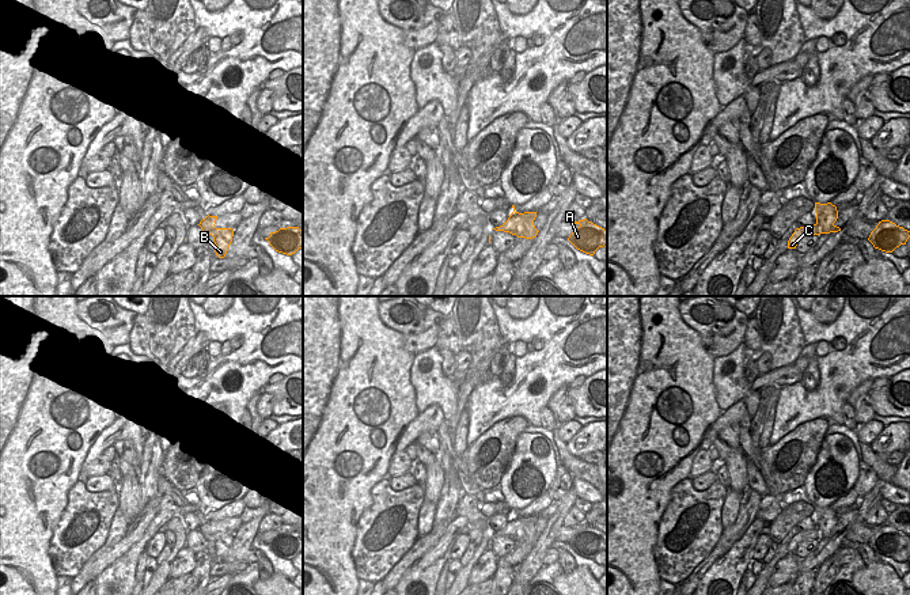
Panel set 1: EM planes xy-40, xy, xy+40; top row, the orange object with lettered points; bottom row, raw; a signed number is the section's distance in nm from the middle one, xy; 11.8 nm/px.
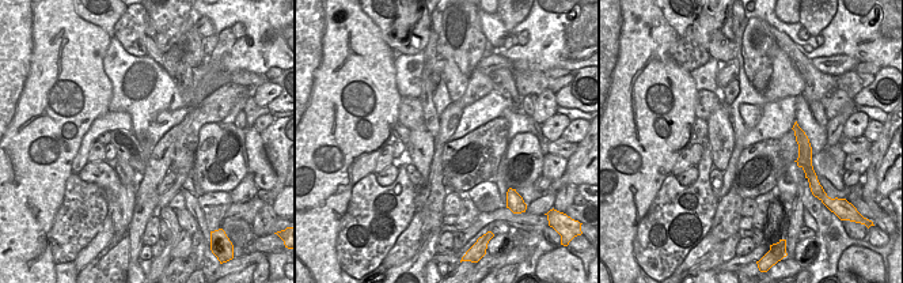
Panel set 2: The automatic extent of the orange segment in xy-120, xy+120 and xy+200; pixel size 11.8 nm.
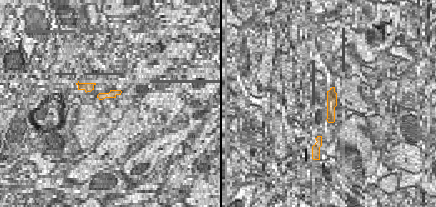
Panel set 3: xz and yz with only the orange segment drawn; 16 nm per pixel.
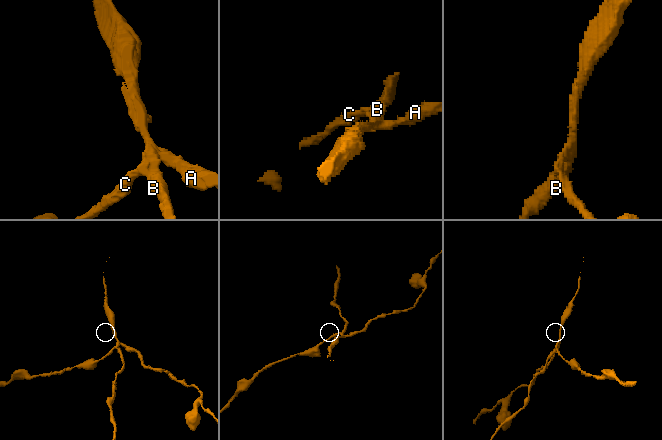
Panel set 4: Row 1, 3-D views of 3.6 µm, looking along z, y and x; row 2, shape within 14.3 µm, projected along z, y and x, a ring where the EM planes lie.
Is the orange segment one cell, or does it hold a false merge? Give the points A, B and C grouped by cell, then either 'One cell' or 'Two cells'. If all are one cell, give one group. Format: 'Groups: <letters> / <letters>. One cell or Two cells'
Groups: A / B C. Two cells.

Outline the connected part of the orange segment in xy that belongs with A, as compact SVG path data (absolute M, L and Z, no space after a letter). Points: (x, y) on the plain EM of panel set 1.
M587 523L575 526L579 531L568 545L580 556L594 560L599 552L607 550L607 535Z

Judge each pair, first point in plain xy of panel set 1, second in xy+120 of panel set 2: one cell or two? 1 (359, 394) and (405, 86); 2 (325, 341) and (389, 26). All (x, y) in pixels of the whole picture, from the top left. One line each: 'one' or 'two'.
1: two
2: two

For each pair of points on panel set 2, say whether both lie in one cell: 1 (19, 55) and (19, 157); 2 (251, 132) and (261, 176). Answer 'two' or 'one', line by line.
1: one
2: one

